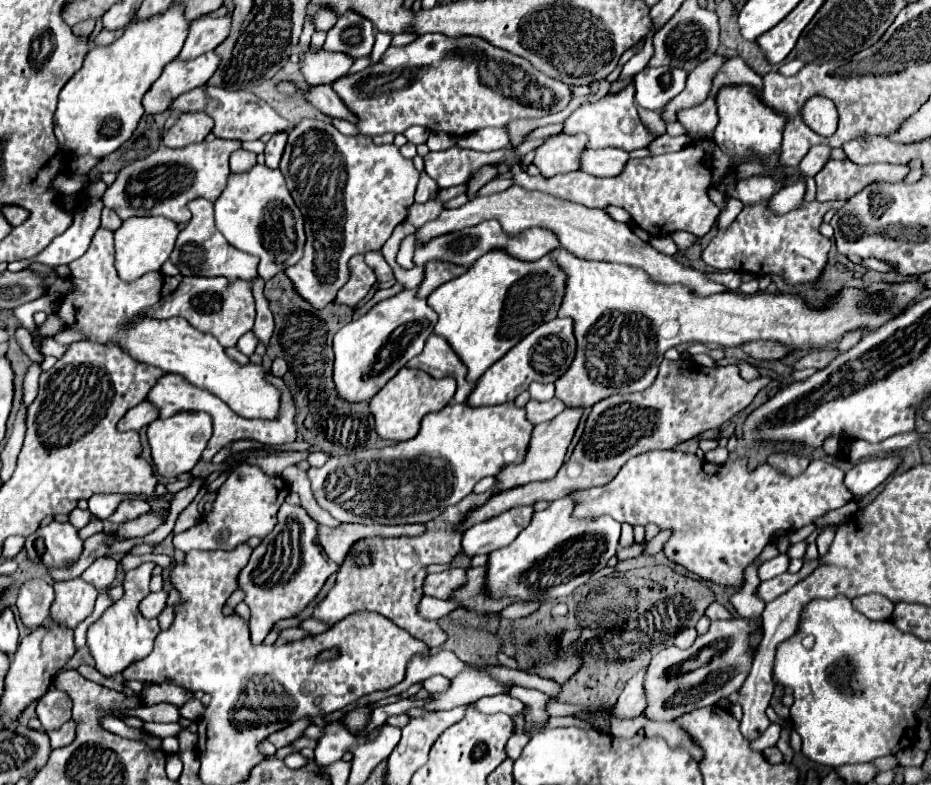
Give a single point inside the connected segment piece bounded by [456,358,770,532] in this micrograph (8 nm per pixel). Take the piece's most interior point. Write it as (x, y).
(686, 398)

